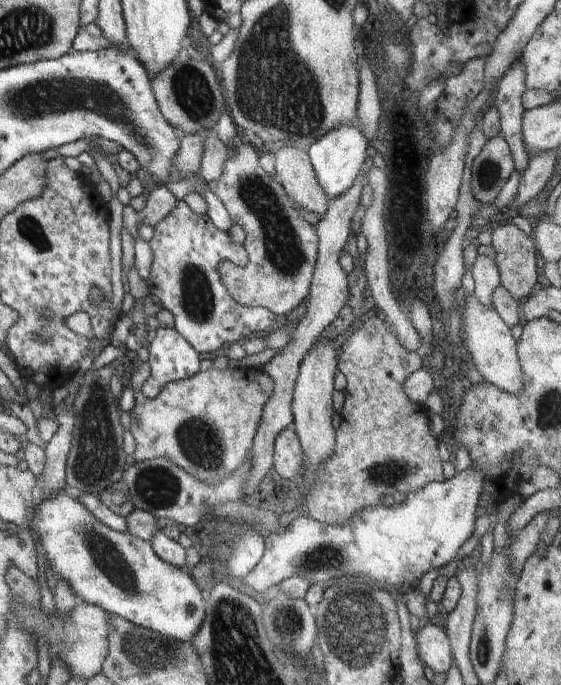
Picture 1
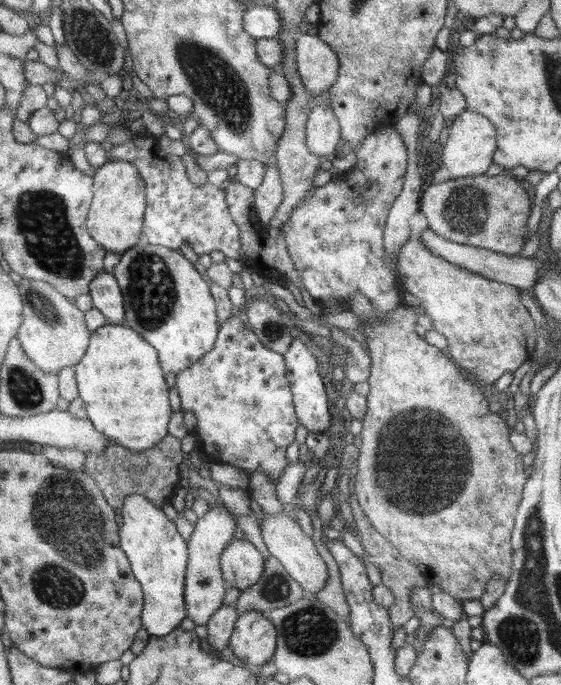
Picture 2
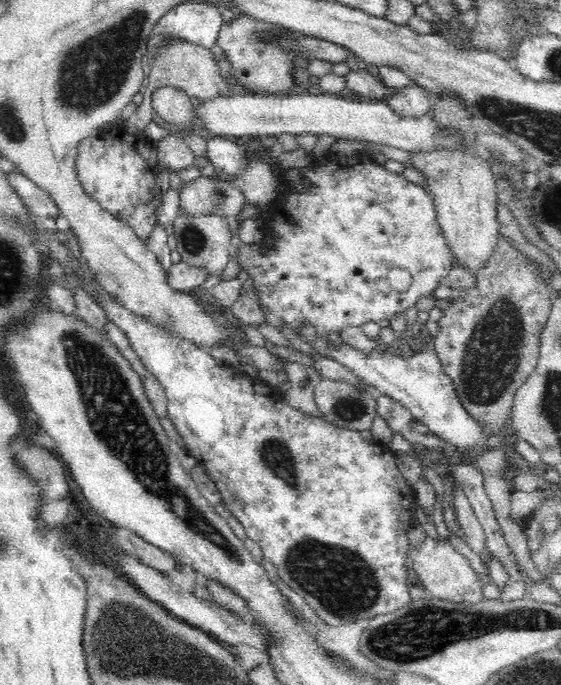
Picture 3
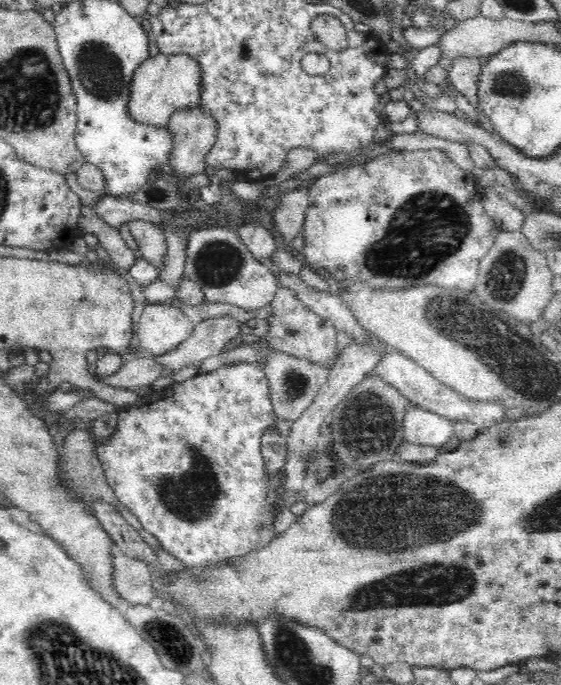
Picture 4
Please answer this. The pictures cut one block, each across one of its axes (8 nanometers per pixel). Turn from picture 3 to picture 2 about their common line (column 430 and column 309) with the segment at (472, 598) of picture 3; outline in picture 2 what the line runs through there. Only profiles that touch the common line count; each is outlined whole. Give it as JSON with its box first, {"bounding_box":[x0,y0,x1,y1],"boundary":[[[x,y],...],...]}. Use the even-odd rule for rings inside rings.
{"bounding_box":[258,508,329,598],"boundary":[[[262,508],[258,512],[258,516],[264,545],[267,546],[269,553],[282,563],[288,574],[302,586],[302,589],[314,598],[314,595],[320,589],[325,588],[329,579],[328,567],[326,567],[326,563],[324,563],[324,560],[320,557],[318,551],[316,551],[314,540],[302,531],[301,526],[295,518],[284,516],[282,513],[270,516],[270,514],[264,512],[263,522],[261,522],[261,513]]]}

